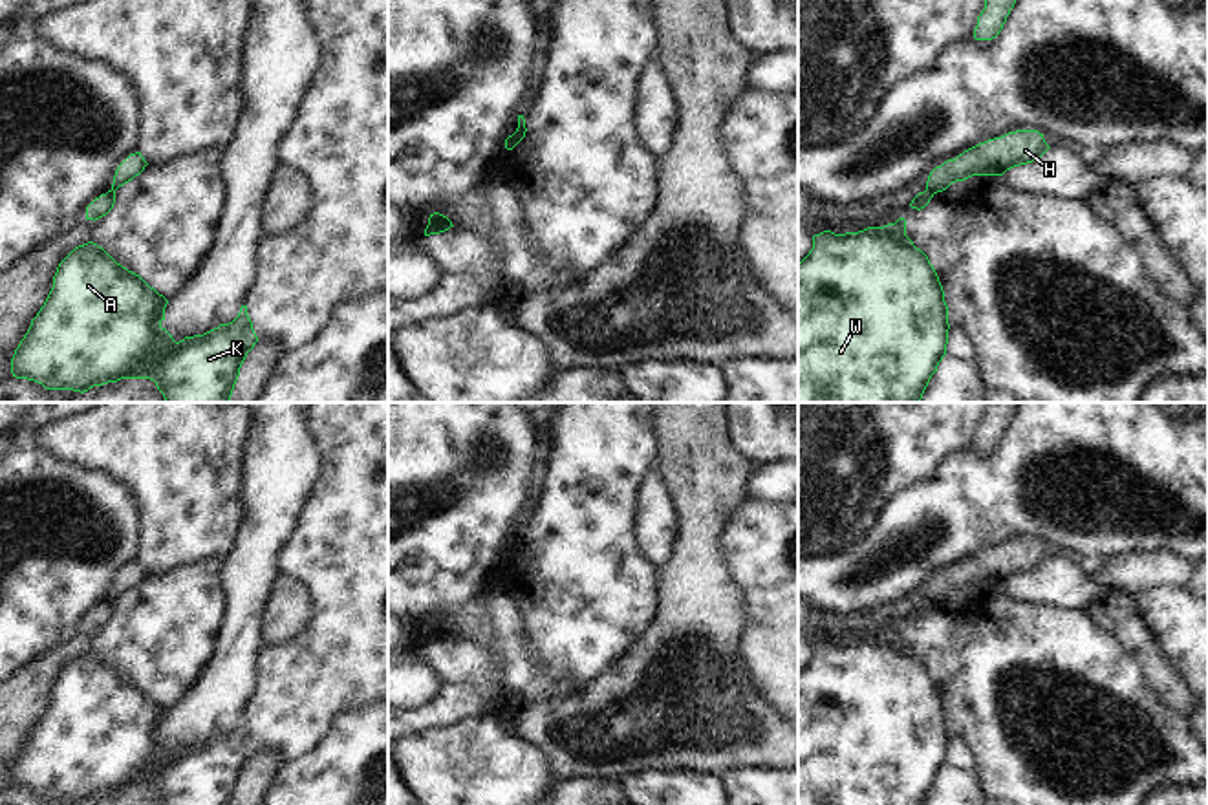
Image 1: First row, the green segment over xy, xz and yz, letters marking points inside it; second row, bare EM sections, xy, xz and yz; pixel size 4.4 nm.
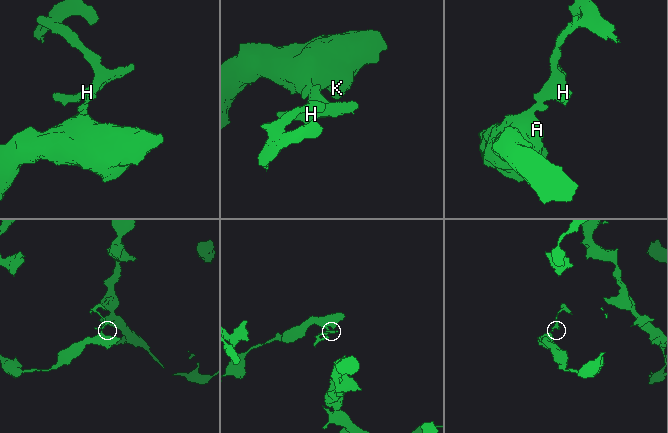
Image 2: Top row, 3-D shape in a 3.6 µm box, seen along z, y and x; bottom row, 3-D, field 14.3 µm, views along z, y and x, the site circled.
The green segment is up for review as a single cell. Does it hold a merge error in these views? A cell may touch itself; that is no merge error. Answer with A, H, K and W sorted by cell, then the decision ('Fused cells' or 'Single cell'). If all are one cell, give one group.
Groups: A K W / H. Fused cells.

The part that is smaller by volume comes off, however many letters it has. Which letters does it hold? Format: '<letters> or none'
H.

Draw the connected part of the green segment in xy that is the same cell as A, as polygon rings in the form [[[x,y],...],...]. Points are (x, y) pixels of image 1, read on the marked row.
[[[93,242],[57,267],[53,287],[11,359],[11,373],[46,390],[88,392],[121,379],[150,379],[165,402],[229,402],[240,368],[258,342],[247,306],[229,324],[176,342],[161,326],[168,300]]]

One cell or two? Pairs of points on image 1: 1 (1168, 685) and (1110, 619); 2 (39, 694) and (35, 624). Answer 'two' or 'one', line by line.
1: one
2: two

